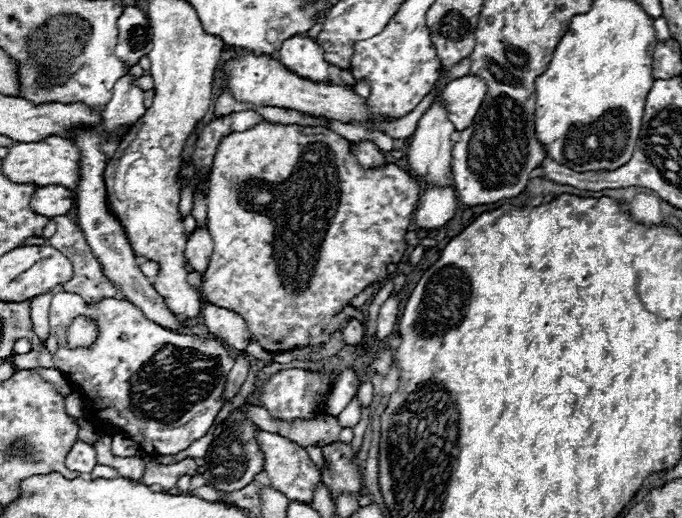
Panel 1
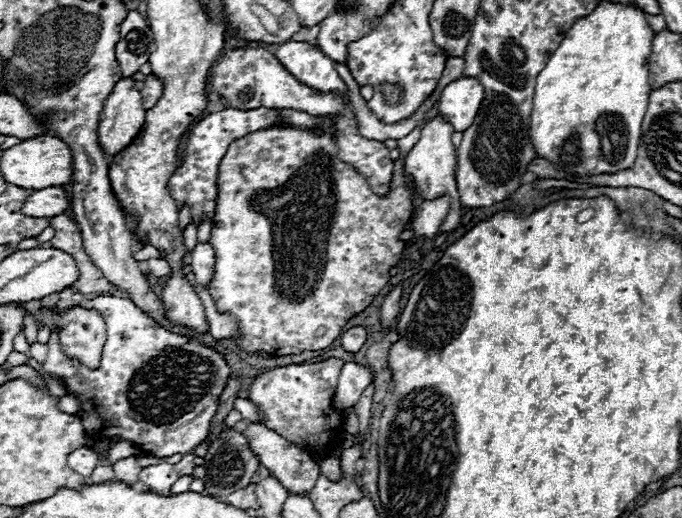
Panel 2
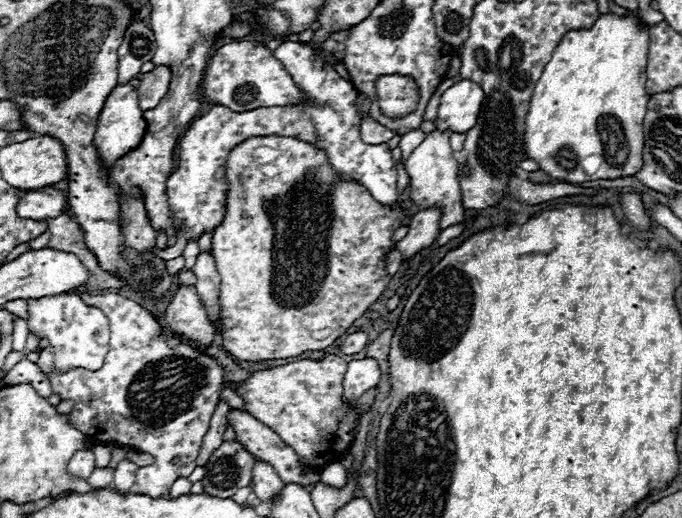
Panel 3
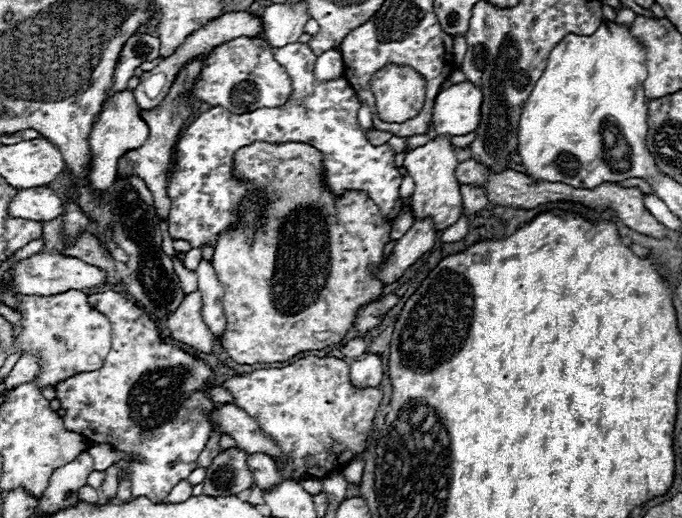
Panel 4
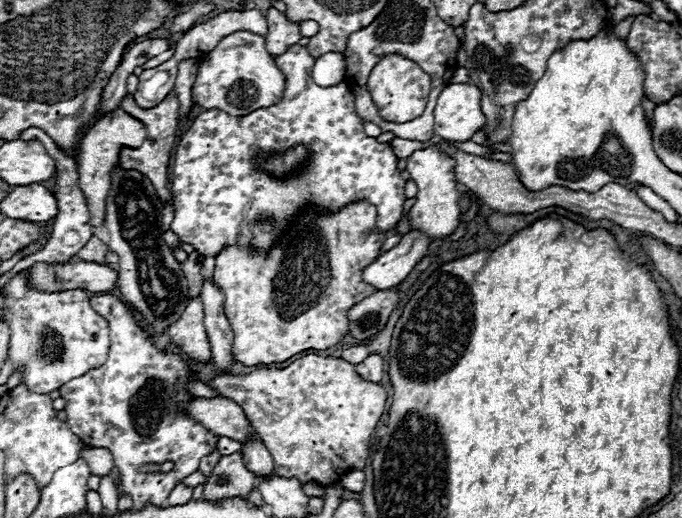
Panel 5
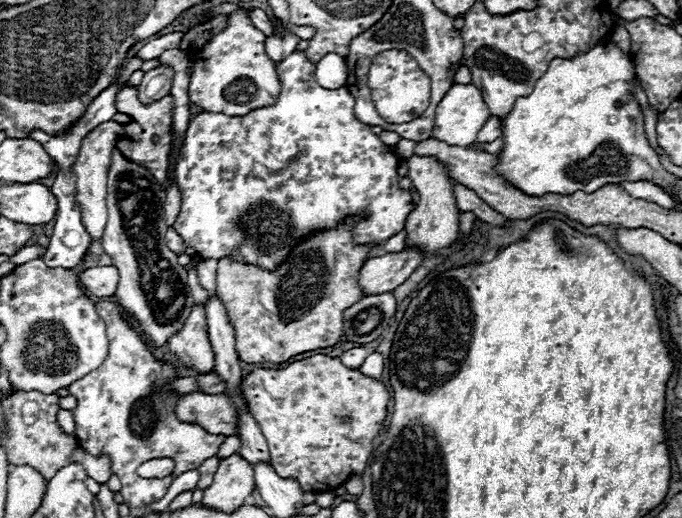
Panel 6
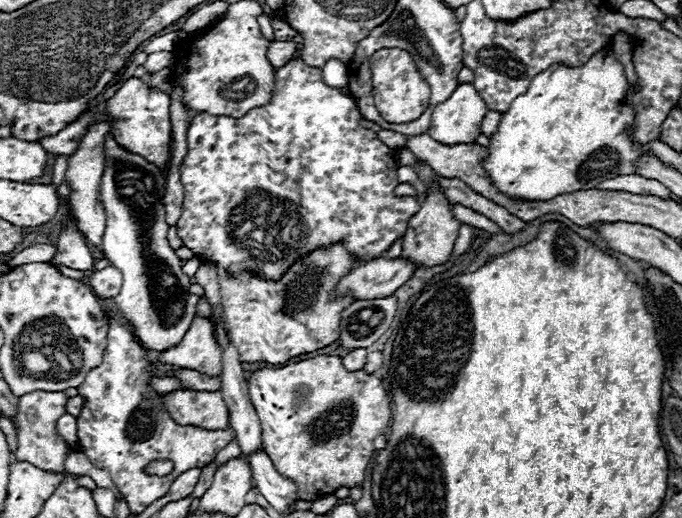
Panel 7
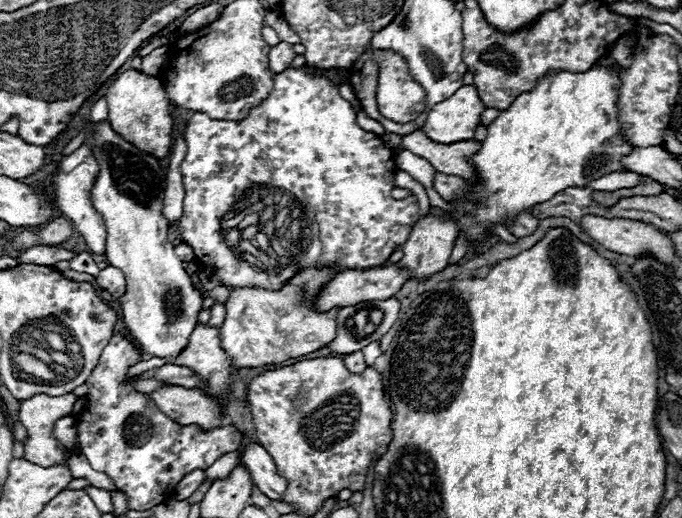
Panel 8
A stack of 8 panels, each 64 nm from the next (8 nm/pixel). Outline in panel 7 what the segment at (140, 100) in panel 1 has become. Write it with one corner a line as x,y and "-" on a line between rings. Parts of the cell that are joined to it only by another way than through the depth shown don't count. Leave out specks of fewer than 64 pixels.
100,122
94,128
90,128
78,146
78,152
74,152
74,156
68,158
68,170
66,170
66,180
72,186
72,194
68,196
68,200
78,220
78,228
82,228
86,240
90,240
90,246
94,248
100,248
106,226
104,206
100,202
100,182
104,172
104,138
106,134
110,134
110,130
112,130
110,122

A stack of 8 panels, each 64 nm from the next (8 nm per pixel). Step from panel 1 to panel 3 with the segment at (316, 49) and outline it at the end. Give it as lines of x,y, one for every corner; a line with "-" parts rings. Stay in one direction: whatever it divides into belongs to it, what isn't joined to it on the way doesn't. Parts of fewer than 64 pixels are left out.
282,42
276,50
274,56
282,62
282,66
286,68
286,72
294,78
294,82
308,92
308,96
316,102
316,106
274,106
274,108
256,108
256,110
248,110
248,112
234,112
226,106
214,106
208,114
204,114
202,118
198,118
196,122
190,124
190,128
186,130
186,134
182,136
180,144
178,144
178,168
176,172
168,178
168,198
170,198
170,206
172,206
172,218
174,218
174,226
176,230
180,228
180,224
186,224
186,238
198,238
204,230
212,232
224,218
224,200
226,200
226,192
228,192
228,184
224,178
224,164
228,158
228,152
240,144
242,140
250,138
250,136
270,136
270,134
280,134
280,136
298,136
302,140
308,140
312,144
318,144
320,148
324,148
328,152
328,160
330,164
342,172
344,178
348,180
358,180
360,184
364,184
370,194
382,202
382,204
396,204
398,198
398,190
396,190
396,162
392,160
390,148
388,146
372,146
362,142
360,138
360,118
356,112
356,88
352,88
350,82
342,80
336,70
330,64
324,64
322,58
308,46
302,42

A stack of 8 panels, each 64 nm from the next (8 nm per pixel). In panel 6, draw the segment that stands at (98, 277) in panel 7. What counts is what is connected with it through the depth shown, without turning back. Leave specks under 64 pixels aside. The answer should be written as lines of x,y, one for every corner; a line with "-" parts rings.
94,266
94,268
84,268
78,272
80,284
98,298
112,296
116,292
118,278
120,274
114,266

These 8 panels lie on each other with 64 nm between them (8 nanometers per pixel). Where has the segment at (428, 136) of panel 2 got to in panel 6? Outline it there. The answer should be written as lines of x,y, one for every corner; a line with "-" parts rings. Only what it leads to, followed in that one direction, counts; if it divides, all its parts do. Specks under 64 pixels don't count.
412,156
406,160
408,164
408,176
412,180
412,184
418,190
418,204
416,208
408,214
406,218
406,244
418,244
424,254
436,254
438,248
446,248
450,246
456,238
458,238
458,206
456,206
456,198
452,192
452,184
454,180
450,178
446,164
442,164
438,158
434,156

